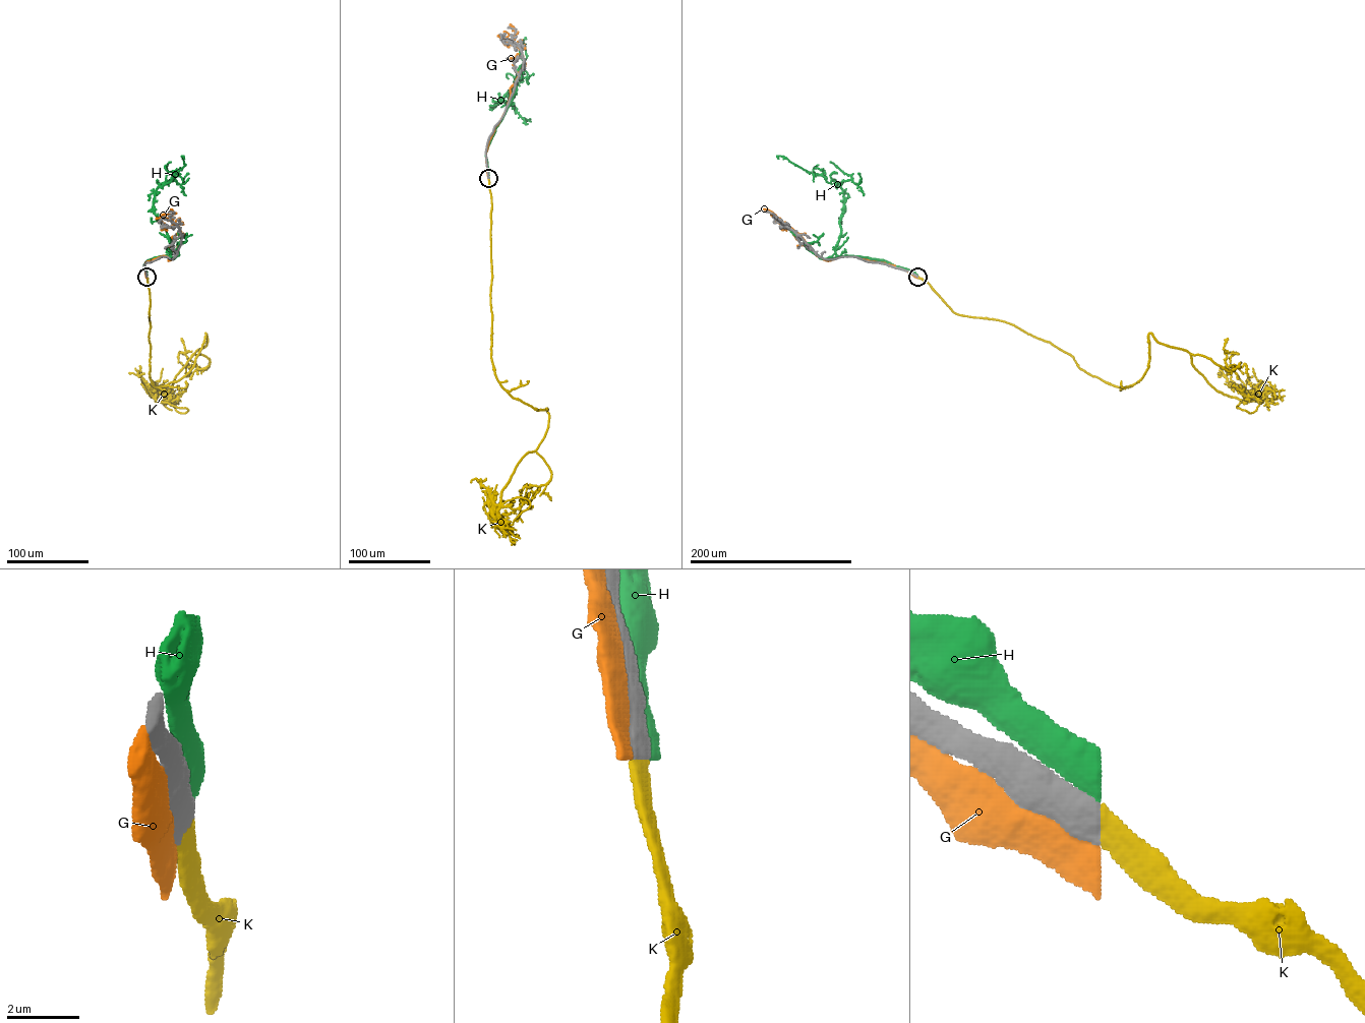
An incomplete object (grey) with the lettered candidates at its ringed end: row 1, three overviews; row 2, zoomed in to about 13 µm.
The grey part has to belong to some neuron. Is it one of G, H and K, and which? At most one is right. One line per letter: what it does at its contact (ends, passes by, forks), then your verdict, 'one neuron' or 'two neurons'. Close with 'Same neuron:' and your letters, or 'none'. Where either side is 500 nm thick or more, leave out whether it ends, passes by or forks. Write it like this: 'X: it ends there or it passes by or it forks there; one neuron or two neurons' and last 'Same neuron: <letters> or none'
G: two neurons
H: two neurons
K: one neuron
Same neuron: K

